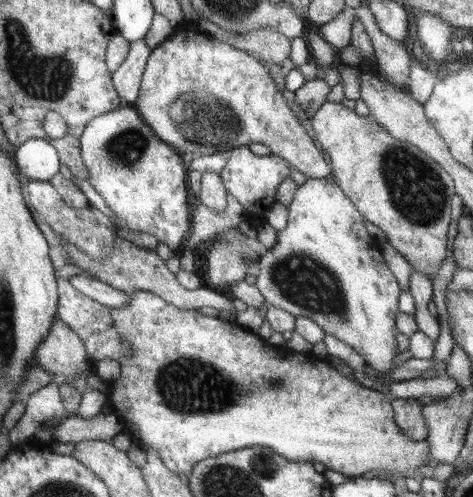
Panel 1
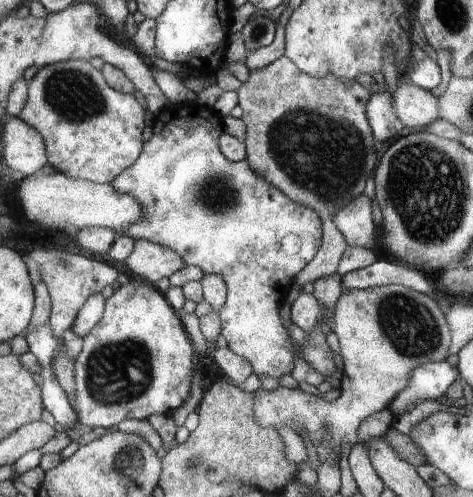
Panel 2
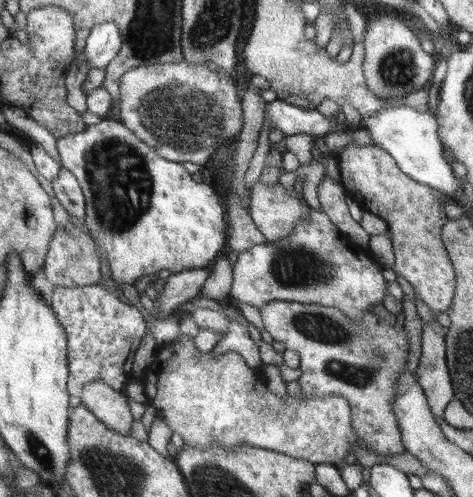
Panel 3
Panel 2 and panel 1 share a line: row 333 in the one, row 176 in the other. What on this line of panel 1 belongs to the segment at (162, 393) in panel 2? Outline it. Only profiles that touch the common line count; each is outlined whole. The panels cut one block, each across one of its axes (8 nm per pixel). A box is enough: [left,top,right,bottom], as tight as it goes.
[81,106,189,252]

